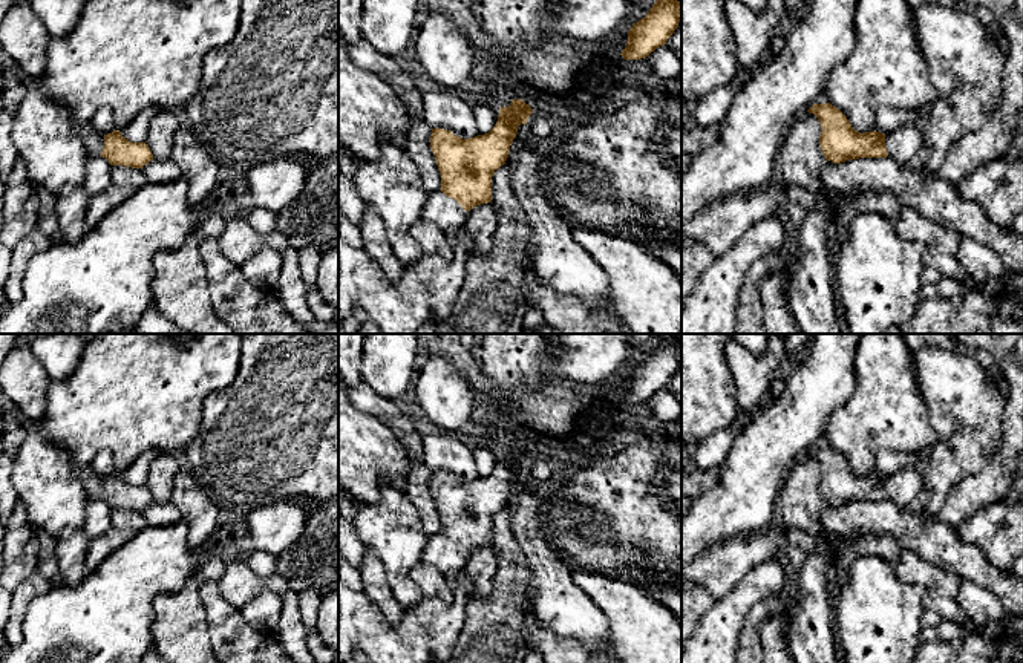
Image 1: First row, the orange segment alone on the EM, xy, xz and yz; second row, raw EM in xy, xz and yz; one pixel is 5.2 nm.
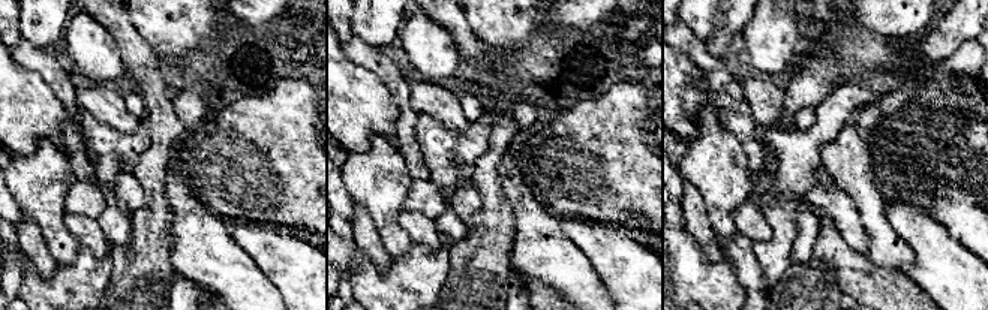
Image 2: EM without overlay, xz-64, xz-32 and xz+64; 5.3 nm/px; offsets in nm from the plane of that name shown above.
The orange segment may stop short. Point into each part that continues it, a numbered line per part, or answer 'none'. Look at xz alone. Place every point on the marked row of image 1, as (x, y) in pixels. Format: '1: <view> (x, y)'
1: xz (444, 212)

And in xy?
1: xy (94, 141)

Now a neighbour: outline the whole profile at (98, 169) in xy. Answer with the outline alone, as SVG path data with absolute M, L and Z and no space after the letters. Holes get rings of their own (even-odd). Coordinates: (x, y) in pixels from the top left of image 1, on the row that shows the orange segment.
M89 156L83 187L89 196L104 191L112 184L112 164L103 156Z

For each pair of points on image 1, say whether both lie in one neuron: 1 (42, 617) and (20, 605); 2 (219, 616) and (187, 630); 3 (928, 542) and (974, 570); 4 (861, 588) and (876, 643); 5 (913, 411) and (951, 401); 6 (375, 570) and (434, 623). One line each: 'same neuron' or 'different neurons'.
1: different neurons
2: different neurons
3: same neuron
4: same neuron
5: different neurons
6: different neurons

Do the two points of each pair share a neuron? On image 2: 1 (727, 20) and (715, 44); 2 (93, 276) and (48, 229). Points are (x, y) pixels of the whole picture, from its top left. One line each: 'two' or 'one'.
1: one
2: two

